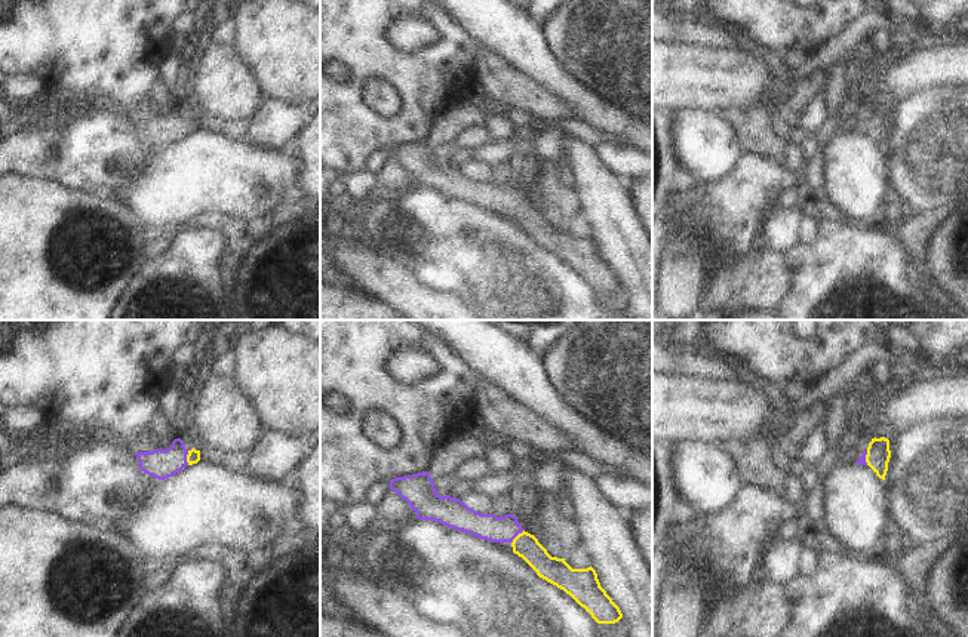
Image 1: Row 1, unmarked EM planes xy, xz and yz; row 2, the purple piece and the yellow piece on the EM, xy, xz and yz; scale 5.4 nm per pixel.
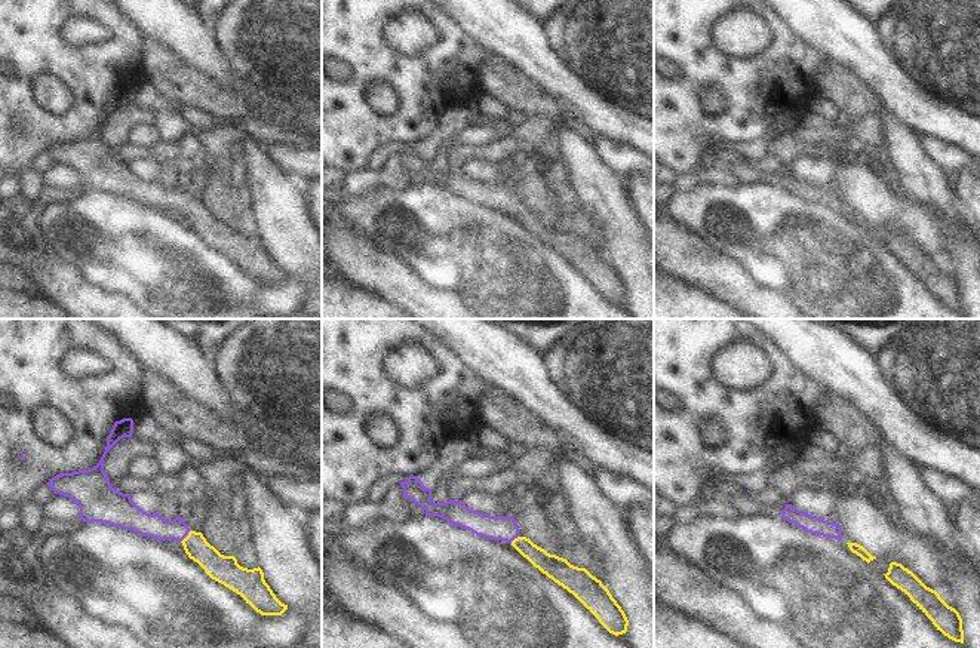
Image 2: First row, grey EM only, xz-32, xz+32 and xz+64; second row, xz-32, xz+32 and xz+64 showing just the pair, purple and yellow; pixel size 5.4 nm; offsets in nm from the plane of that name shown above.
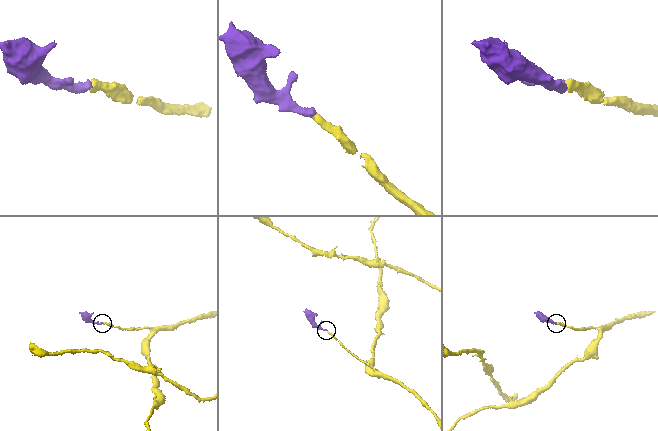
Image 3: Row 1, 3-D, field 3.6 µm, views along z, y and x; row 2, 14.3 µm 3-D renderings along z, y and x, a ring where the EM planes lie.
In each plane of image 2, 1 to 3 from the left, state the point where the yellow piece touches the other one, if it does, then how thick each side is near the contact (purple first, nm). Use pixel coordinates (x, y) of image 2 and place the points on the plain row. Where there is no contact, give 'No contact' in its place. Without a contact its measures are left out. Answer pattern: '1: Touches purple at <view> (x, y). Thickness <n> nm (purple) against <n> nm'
1: Touches purple at xz-32 (186, 203). Thickness 130 nm (purple) against 140 nm
2: Touches purple at xz+32 (513, 206). Thickness 140 nm (purple) against 120 nm
3: No contact

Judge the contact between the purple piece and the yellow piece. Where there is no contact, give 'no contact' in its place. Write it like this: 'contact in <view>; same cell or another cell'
contact in xy; same cell

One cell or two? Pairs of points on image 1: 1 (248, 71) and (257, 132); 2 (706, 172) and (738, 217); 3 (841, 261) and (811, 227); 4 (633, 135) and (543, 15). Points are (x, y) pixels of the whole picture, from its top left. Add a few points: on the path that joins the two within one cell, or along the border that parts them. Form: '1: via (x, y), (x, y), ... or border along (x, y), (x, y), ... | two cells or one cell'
1: border along (266, 101), (251, 119) | two cells
2: border along (738, 157), (712, 182), (681, 181) | two cells
3: border along (819, 222), (816, 236), (808, 243), (801, 243) | two cells
4: border along (529, 15), (544, 27) | two cells

